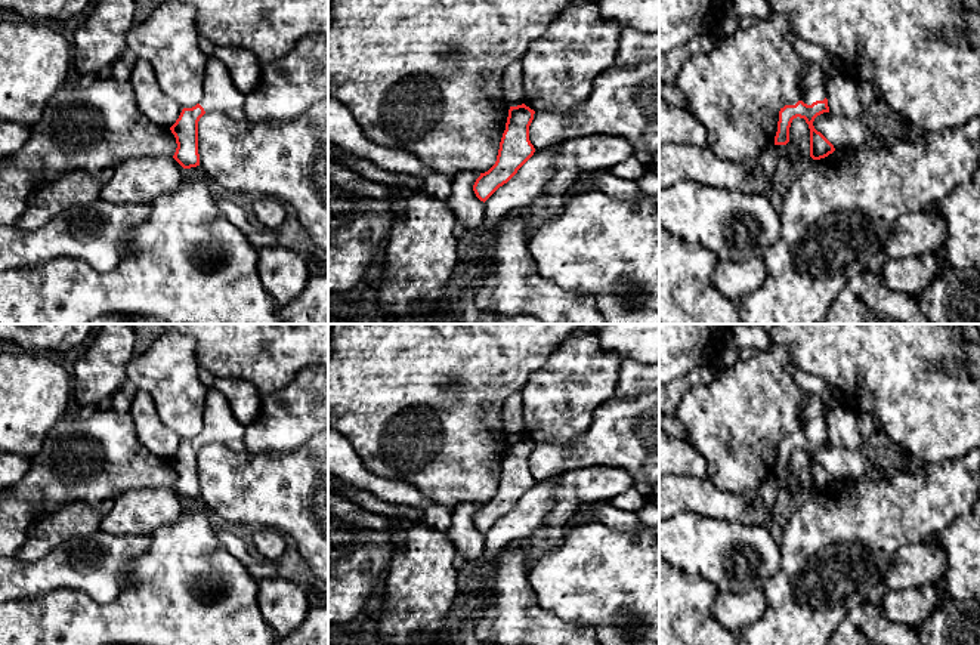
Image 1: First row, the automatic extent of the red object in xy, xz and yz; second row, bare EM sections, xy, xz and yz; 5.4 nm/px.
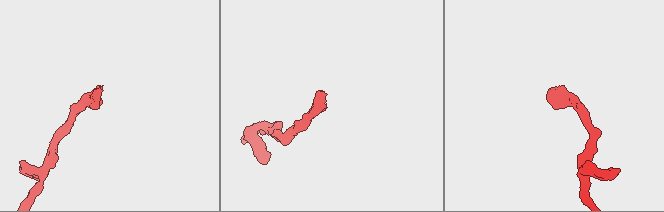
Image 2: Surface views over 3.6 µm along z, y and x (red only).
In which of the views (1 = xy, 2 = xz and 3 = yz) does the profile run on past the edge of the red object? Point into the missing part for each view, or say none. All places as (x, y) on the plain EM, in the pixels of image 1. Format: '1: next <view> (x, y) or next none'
1: next xy (220, 425)
2: next none
3: next yz (813, 413)

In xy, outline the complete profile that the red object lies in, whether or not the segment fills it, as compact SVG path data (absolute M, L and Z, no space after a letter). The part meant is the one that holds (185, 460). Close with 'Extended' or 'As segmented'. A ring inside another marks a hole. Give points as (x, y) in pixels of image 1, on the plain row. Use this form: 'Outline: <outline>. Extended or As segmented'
Outline: M210 389L205 398L204 425L201 432L192 439L183 439L176 454L170 459L177 475L173 490L183 500L200 497L200 450L208 442L242 439L244 433L245 426L235 419L228 399L214 389Z. Extended

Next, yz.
Outline: M809 392L804 407L801 408L803 429L785 436L779 442L777 463L775 476L789 473L789 459L794 450L804 450L810 460L810 488L820 491L835 482L834 476L814 460L813 453L817 447L829 444L825 416L828 408L822 398Z. Extended

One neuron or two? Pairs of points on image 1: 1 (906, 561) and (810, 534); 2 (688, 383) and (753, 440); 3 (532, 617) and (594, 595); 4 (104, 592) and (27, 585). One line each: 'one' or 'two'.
1: two
2: two
3: two
4: one

